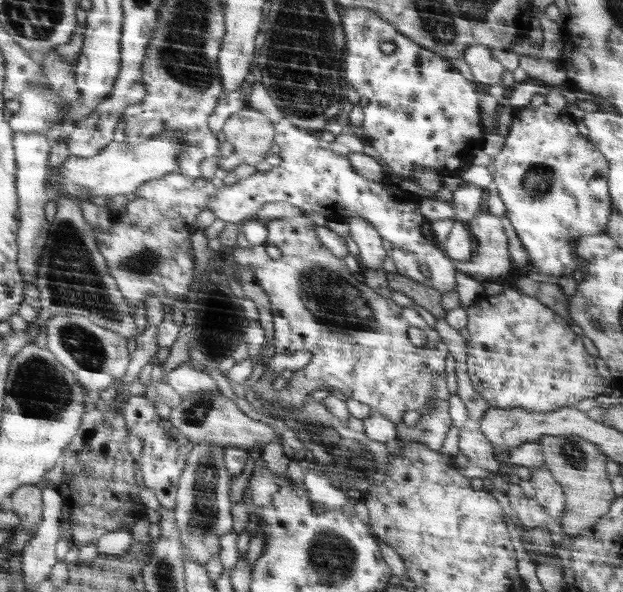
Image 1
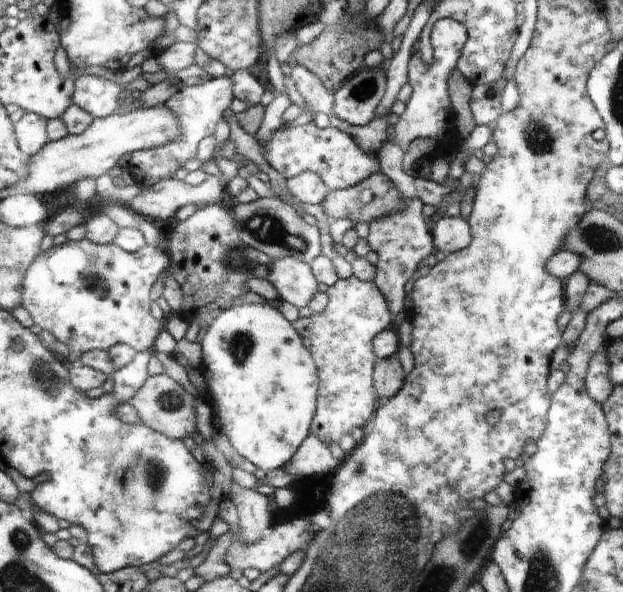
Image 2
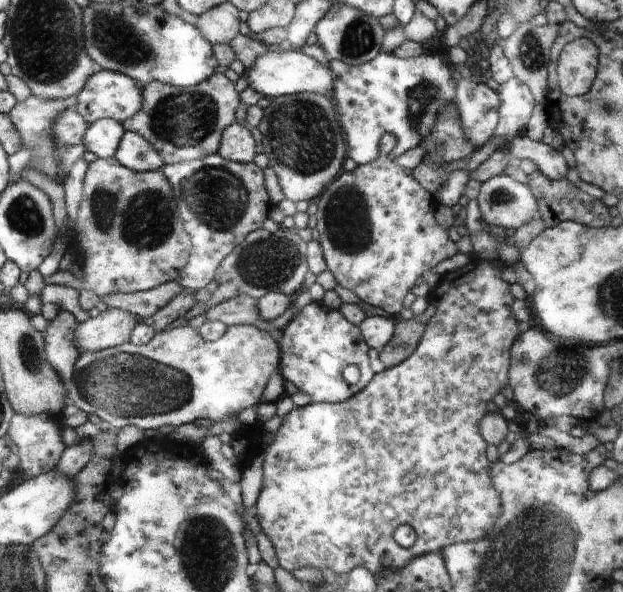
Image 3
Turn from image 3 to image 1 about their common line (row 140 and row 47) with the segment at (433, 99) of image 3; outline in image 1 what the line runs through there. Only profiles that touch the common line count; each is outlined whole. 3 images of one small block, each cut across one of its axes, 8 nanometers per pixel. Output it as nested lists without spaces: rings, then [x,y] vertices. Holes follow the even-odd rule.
[[[343,9],[343,25],[347,34],[348,66],[346,78],[348,84],[364,98],[368,98],[368,106],[364,106],[363,132],[369,136],[371,145],[378,152],[379,160],[393,174],[398,174],[412,181],[414,168],[436,170],[438,174],[461,168],[466,162],[471,163],[476,152],[484,146],[484,130],[482,120],[478,116],[478,98],[472,84],[468,84],[466,76],[446,57],[436,56],[416,42],[408,40],[406,35],[396,30],[390,22],[380,18],[370,10]],[[382,42],[392,42],[396,50],[392,54],[384,54],[380,50]]]

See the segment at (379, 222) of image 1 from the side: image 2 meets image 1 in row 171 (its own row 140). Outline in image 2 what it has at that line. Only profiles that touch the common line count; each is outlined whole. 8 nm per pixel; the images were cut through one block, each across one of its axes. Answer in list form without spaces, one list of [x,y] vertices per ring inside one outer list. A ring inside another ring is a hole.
[[[314,121],[296,128],[280,128],[270,136],[266,145],[259,141],[258,144],[266,162],[274,166],[280,176],[290,178],[304,171],[315,172],[322,180],[328,180],[326,183],[332,190],[355,187],[380,172],[381,165],[376,154],[365,151],[359,142],[356,144],[348,132],[338,128],[318,128]]]

